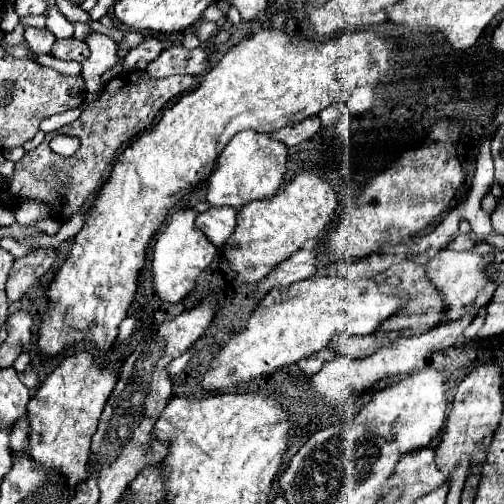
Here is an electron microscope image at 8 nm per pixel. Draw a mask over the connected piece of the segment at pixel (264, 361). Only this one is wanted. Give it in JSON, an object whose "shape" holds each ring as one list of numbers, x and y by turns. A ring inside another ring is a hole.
{"shape":[[314,274,284,290,272,290,260,300,260,306,250,314,244,328,234,332,212,358,210,370,202,376,200,384,206,392,222,392,228,386,240,386,258,376,268,376,274,370,296,364,312,352,326,348,326,344,342,332,374,332,376,326,392,316,404,302,406,300,400,296,382,294,372,278,350,282,348,278]]}

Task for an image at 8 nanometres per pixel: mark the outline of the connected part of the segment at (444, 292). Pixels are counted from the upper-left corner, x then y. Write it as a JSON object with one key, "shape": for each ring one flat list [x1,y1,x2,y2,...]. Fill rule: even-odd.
{"shape":[[442,250,426,264,426,276,440,292,444,308,446,308,446,318,442,322,458,320,466,314,476,316,478,310,490,302,496,290,496,284,484,276,482,266,484,266,482,256,472,254,472,252,454,252,454,250]]}

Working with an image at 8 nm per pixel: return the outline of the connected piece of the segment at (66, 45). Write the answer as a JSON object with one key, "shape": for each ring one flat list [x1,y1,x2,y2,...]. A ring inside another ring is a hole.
{"shape":[[66,38,66,40,56,40,50,56,60,58,60,60,76,60,76,62,84,62,90,54,88,44,76,40,76,38]]}

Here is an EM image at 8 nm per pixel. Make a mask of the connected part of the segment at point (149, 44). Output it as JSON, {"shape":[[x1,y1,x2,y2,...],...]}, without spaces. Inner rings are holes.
{"shape":[[144,40,140,46,136,46,134,50,130,50,124,56,122,68,126,72,130,72,130,70,144,70,162,50,164,50,164,42,162,40]]}

